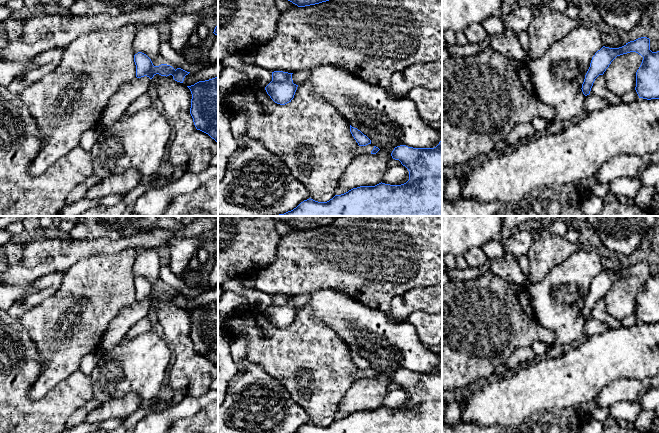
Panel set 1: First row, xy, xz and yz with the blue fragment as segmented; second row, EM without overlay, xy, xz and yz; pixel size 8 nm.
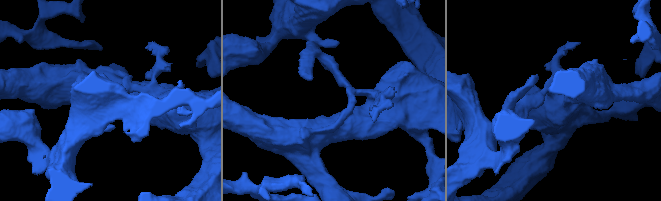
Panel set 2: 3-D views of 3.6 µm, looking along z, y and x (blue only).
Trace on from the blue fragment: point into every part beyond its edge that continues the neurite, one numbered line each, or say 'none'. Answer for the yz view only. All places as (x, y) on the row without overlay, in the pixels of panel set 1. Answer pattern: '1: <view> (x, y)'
1: yz (599, 312)

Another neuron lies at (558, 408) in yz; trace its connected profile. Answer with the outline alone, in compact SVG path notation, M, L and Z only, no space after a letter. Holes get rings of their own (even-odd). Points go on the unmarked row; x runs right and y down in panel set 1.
M638 322L631 327L607 329L600 334L588 338L577 347L566 348L559 357L537 359L510 372L504 378L489 382L483 388L463 397L464 408L461 421L479 426L500 426L517 428L525 422L530 422L544 412L555 414L579 411L591 406L600 392L609 383L618 379L652 378L659 375L659 323Z

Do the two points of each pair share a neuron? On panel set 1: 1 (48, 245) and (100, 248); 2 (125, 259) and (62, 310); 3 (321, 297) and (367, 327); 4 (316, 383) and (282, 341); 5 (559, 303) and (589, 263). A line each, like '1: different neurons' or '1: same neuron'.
1: same neuron
2: same neuron
3: same neuron
4: same neuron
5: same neuron

